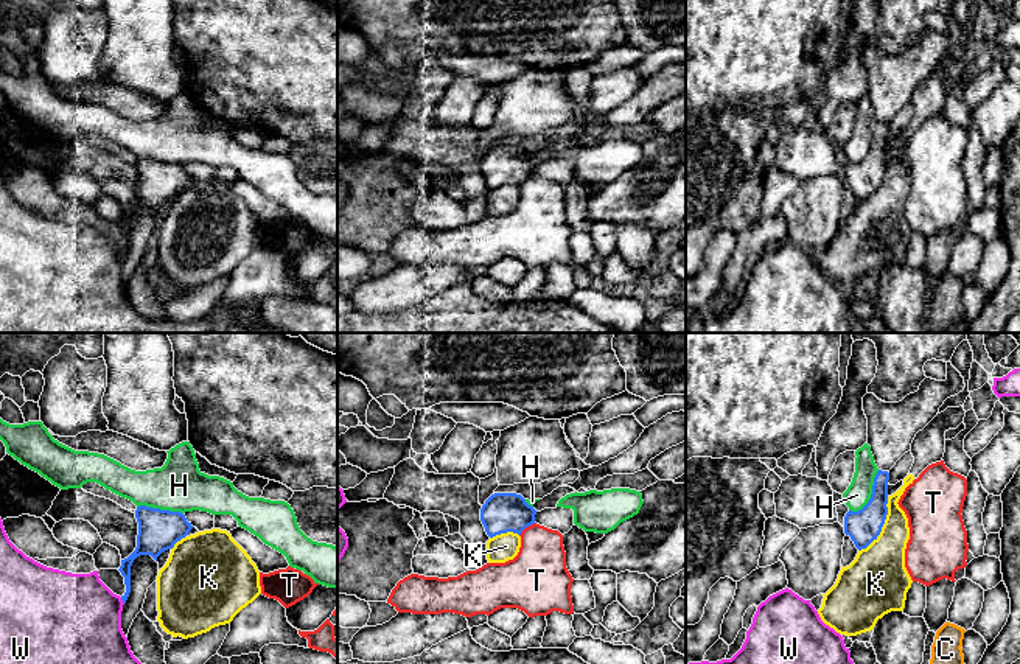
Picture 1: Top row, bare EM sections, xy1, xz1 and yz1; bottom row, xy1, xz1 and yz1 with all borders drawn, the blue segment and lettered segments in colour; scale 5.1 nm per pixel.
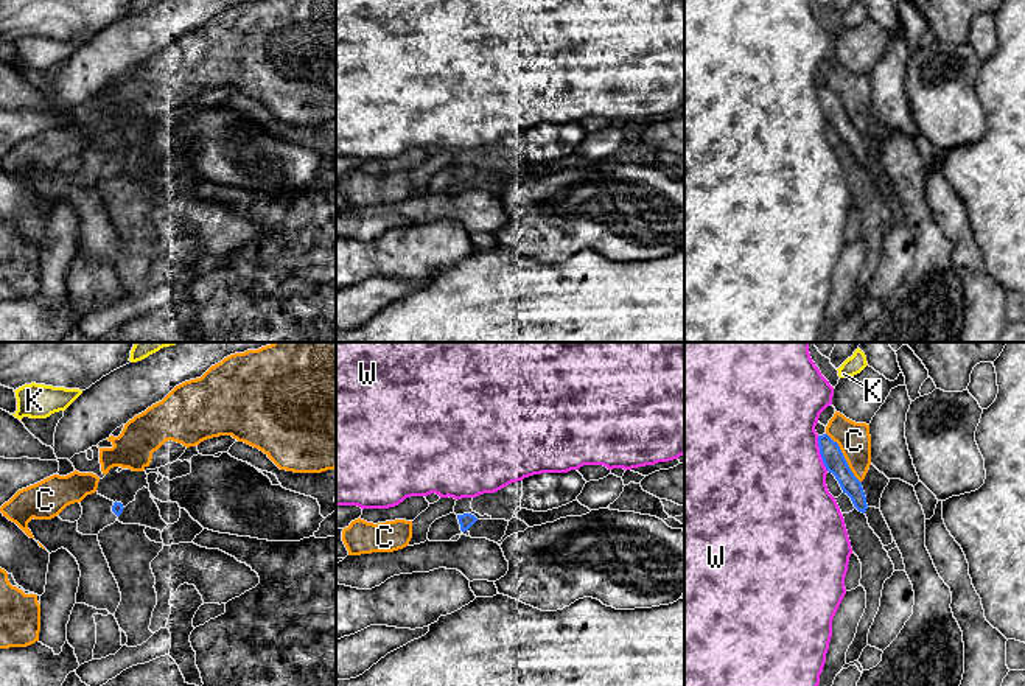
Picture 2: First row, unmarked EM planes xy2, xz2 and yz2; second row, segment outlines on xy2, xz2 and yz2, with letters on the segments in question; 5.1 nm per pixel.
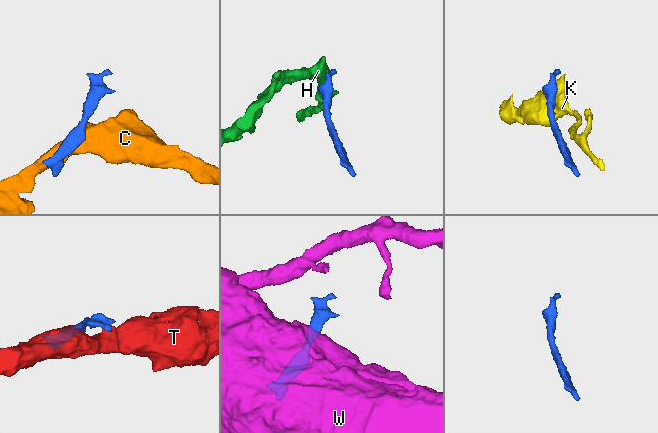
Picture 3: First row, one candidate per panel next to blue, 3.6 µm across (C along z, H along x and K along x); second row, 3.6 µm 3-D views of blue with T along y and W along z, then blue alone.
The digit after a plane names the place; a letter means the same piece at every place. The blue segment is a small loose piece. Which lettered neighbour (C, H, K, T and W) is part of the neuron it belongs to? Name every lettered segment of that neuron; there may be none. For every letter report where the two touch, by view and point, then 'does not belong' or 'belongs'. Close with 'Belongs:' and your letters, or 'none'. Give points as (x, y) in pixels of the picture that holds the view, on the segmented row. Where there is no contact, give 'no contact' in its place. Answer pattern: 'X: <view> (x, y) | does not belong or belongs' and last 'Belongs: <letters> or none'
C: yz2 (843, 458) | does not belong
H: yz1 (871, 495) | does not belong
K: yz1 (882, 526) | does not belong
T: xz1 (526, 526) | does not belong
W: yz2 (820, 453) | does not belong
Belongs: none

